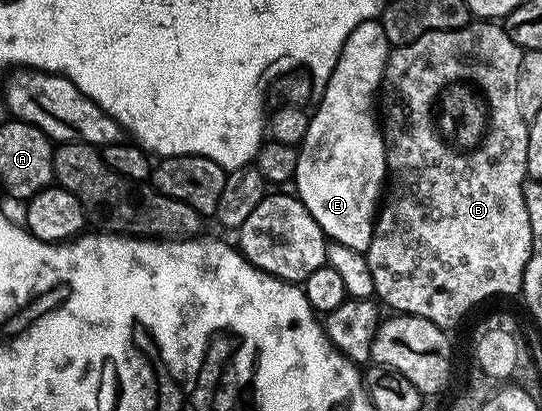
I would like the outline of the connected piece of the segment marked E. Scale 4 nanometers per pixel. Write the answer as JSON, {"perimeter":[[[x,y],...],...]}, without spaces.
{"perimeter":[[[379,20],[358,24],[358,28],[354,28],[350,36],[346,36],[346,44],[342,44],[338,64],[334,64],[334,72],[330,72],[330,80],[319,95],[320,103],[319,98],[315,103],[316,111],[311,111],[306,136],[300,141],[296,155],[295,197],[300,199],[310,216],[318,220],[325,238],[361,252],[367,252],[370,248],[378,207],[381,205],[388,177],[384,132],[378,117],[378,95],[382,90],[389,53],[386,32]]]}

